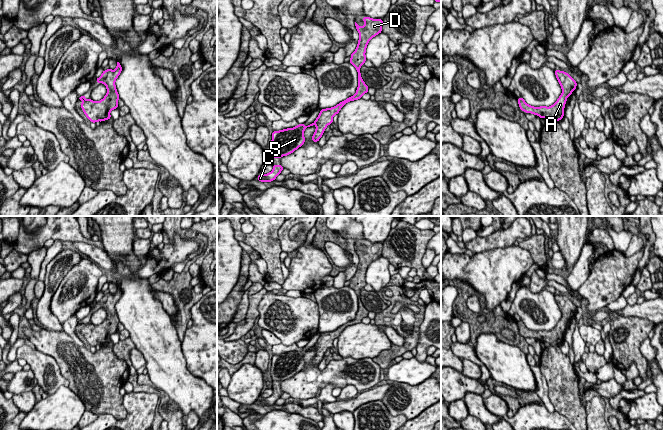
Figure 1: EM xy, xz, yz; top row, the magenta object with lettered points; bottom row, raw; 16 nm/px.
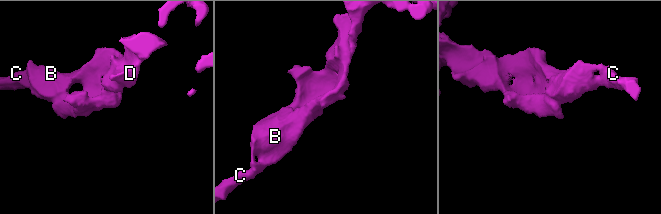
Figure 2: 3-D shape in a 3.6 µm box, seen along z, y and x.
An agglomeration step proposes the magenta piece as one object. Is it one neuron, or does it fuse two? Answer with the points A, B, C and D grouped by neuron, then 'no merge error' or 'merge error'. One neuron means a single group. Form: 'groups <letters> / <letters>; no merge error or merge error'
groups A B C D; no merge error

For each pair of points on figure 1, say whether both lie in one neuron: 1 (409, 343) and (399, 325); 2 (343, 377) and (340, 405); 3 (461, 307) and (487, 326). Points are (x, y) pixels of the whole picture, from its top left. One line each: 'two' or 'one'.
1: one
2: two
3: one

